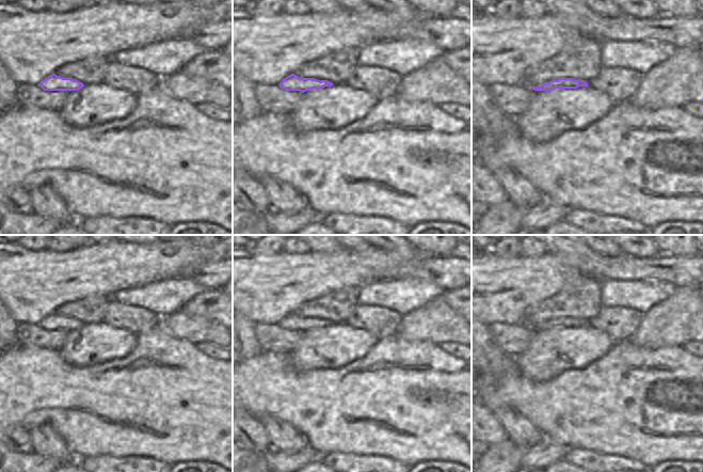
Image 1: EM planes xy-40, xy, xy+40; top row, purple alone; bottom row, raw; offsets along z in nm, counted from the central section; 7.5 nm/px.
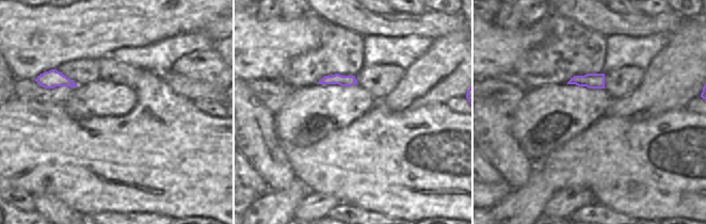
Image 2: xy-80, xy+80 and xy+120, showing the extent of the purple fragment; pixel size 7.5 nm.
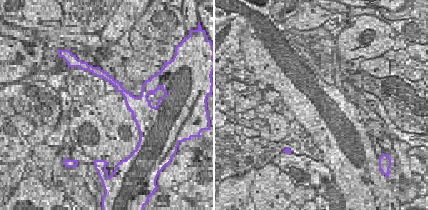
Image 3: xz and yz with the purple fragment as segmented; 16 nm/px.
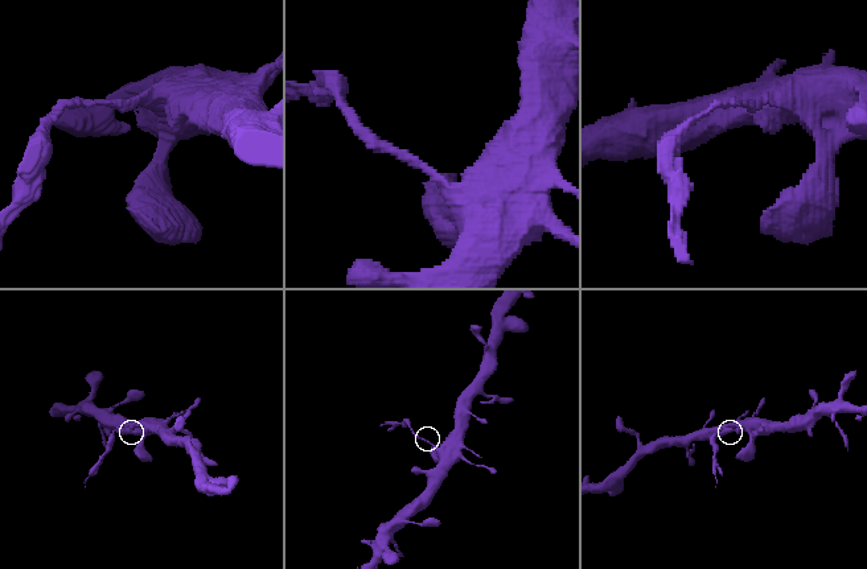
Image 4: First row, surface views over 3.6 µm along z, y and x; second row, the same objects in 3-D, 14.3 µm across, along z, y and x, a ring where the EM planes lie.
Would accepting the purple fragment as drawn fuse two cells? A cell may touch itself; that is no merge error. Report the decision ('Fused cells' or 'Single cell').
Fused cells

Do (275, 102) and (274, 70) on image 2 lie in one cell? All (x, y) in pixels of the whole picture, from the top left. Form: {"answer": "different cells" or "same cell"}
{"answer": "different cells"}

